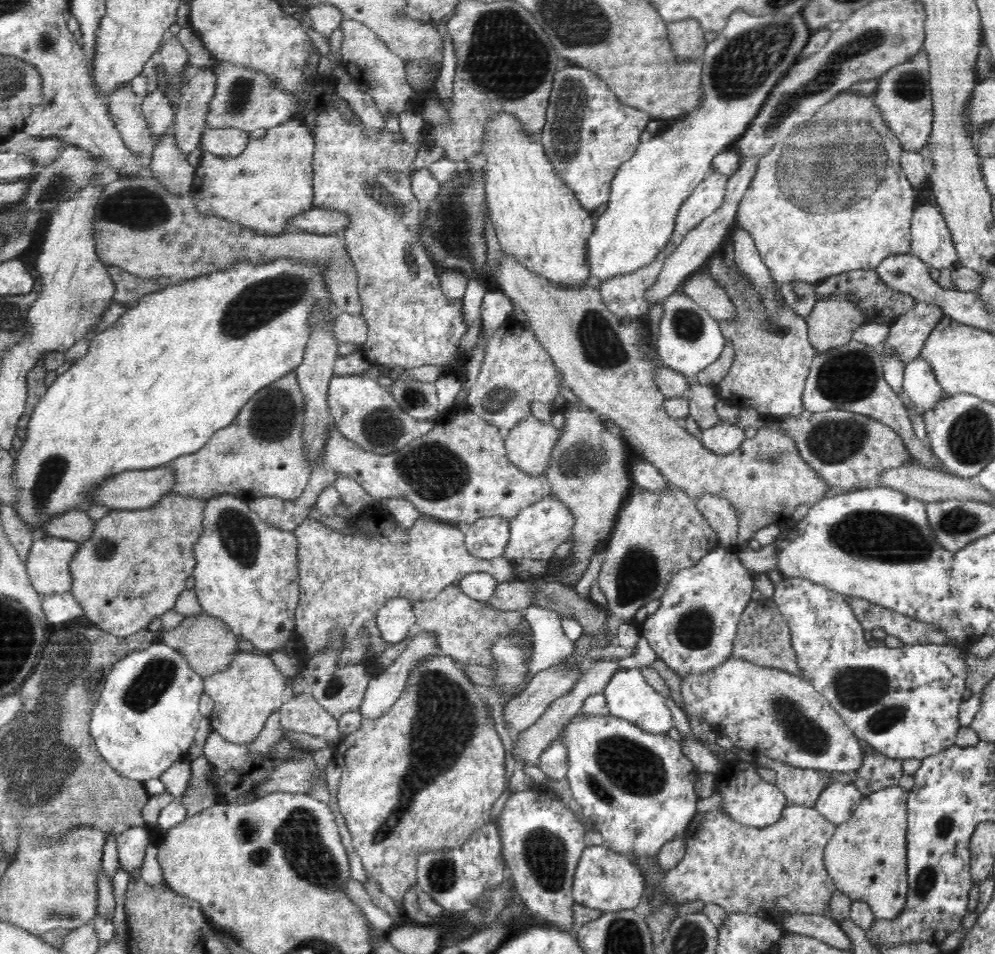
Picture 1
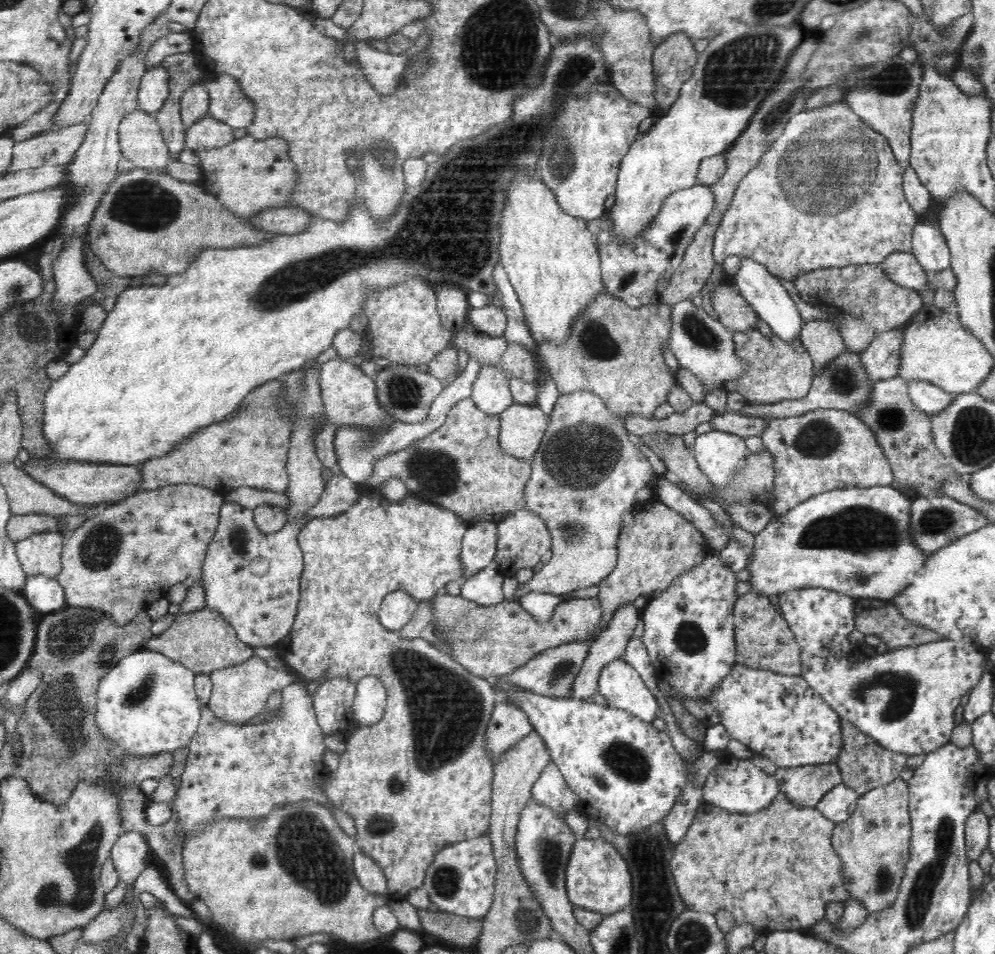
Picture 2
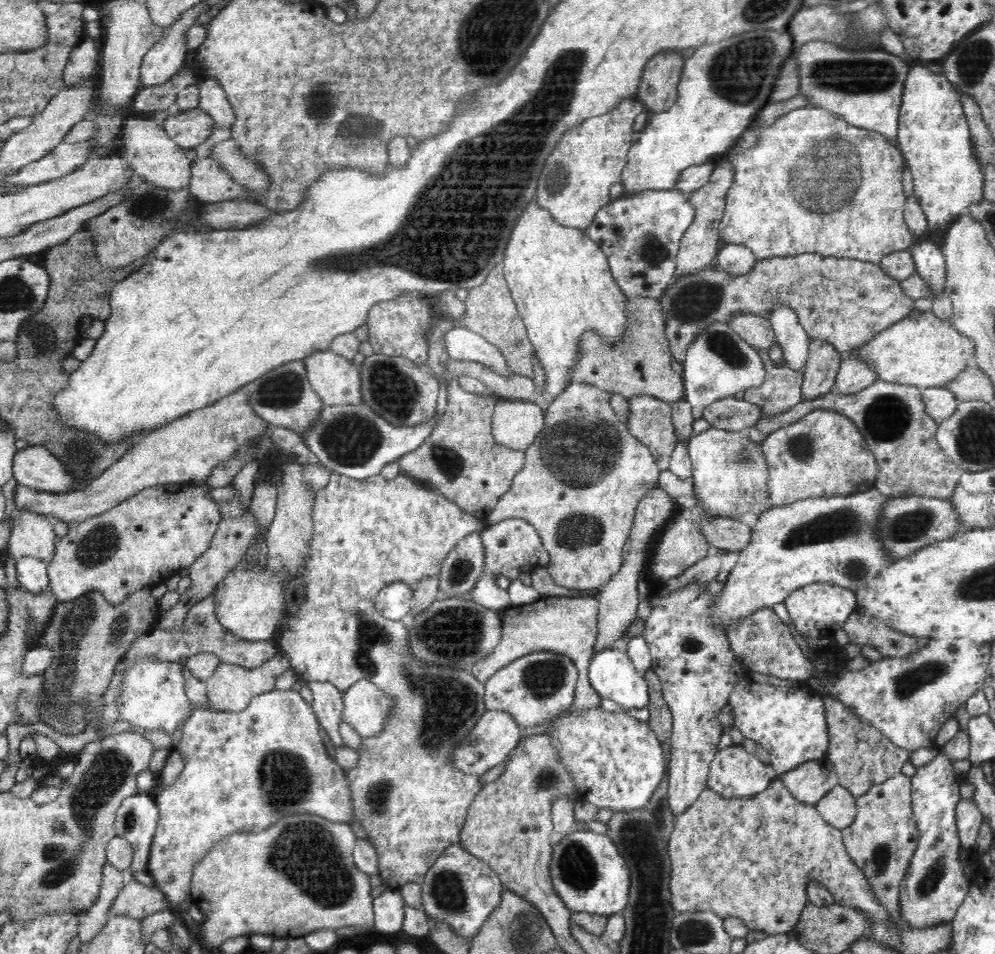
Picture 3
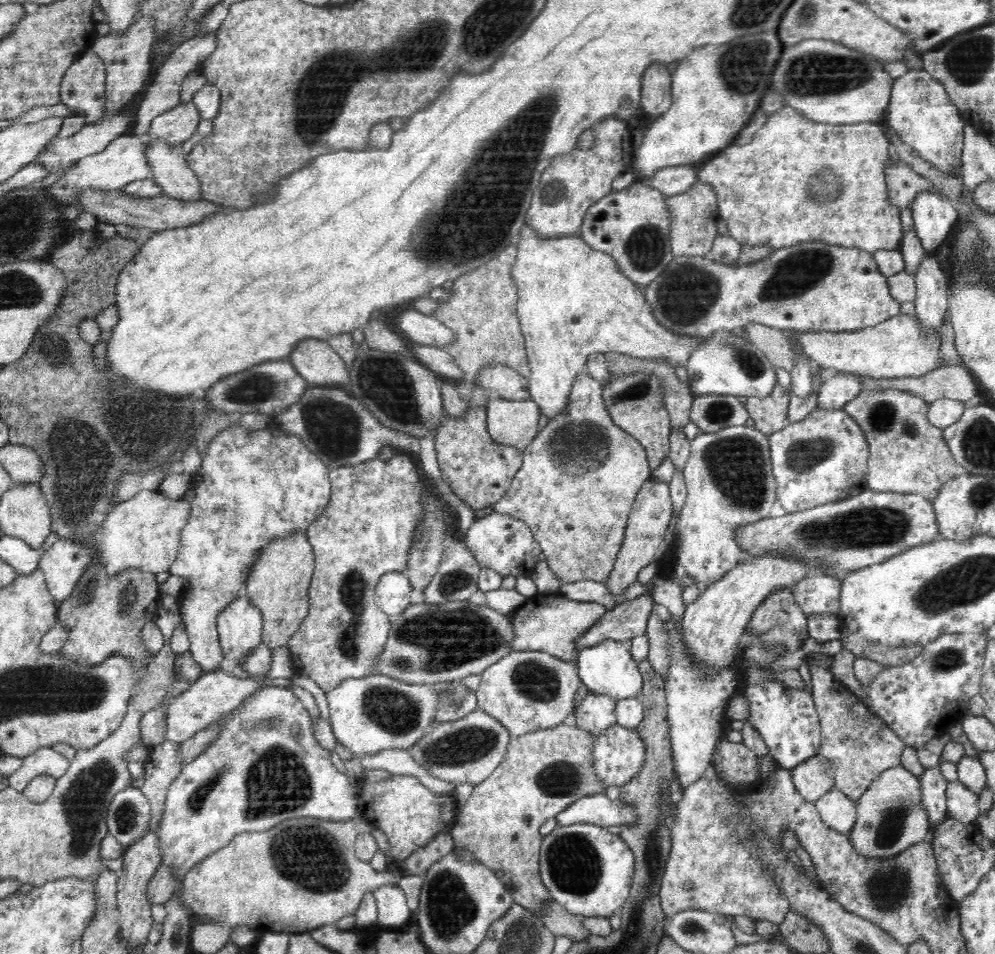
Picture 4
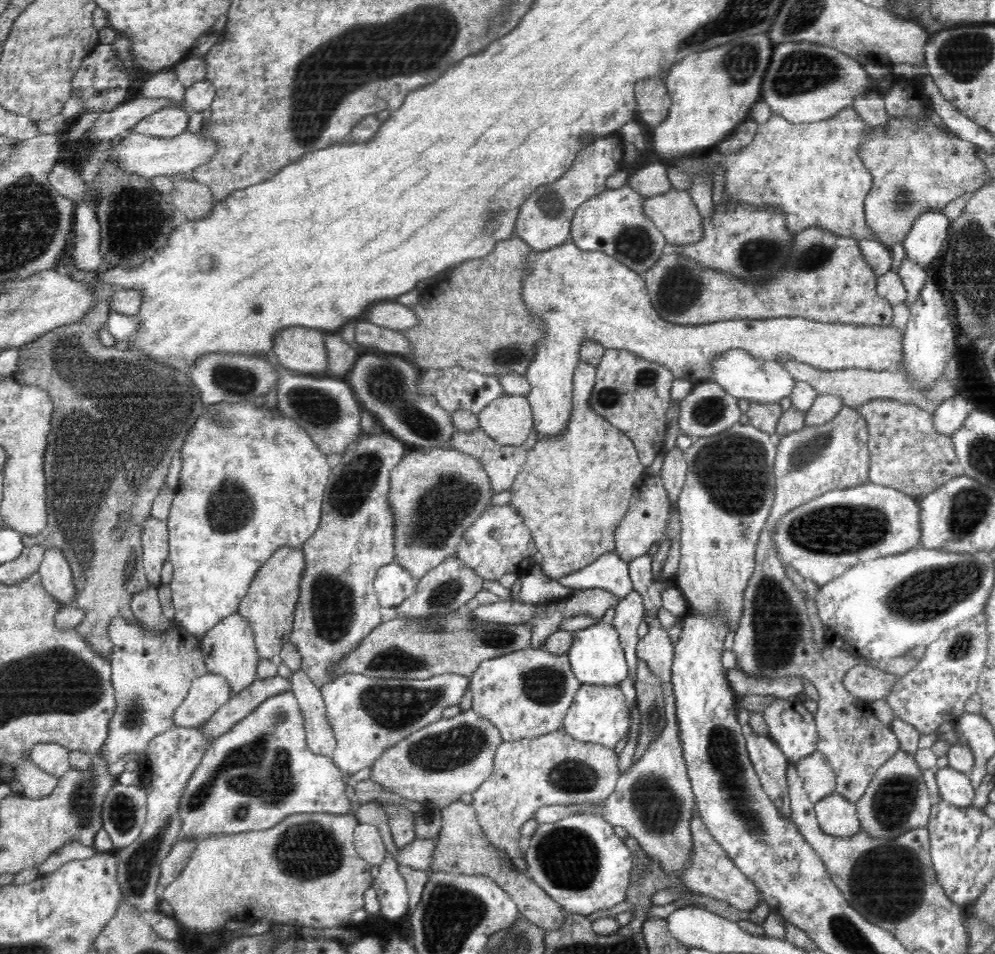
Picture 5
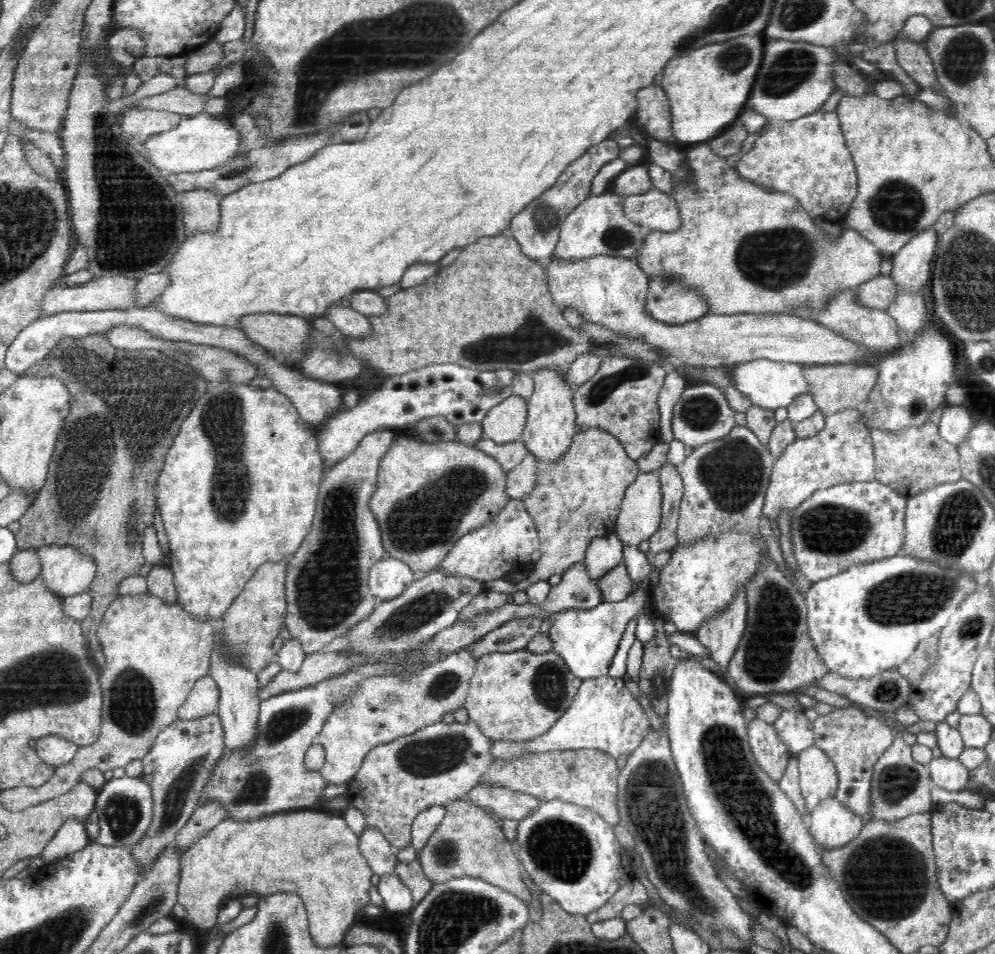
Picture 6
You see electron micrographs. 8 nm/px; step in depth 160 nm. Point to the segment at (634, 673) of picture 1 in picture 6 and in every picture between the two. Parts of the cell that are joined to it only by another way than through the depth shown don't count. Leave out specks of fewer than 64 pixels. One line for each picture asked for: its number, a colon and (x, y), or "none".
2: (620, 684)
3: (612, 674)
4: (608, 668)
5: (596, 656)
6: (587, 639)

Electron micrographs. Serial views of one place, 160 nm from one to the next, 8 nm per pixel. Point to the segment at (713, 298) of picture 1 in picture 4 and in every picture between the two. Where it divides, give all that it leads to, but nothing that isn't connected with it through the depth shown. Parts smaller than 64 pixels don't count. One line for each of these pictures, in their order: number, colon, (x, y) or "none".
2: (733, 310)
3: (756, 331)
4: (772, 342)

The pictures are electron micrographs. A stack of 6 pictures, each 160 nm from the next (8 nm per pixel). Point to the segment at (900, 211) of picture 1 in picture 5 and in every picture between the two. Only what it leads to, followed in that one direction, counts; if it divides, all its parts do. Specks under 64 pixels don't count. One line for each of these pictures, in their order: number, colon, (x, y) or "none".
2: (828, 193)
3: (813, 184)
4: (797, 180)
5: (812, 173)

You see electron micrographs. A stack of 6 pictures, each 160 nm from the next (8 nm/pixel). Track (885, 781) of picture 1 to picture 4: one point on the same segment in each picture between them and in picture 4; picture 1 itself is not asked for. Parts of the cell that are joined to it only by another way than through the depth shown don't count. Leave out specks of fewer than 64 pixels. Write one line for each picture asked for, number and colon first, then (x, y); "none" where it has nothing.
2: (864, 765)
3: (862, 757)
4: (859, 745)

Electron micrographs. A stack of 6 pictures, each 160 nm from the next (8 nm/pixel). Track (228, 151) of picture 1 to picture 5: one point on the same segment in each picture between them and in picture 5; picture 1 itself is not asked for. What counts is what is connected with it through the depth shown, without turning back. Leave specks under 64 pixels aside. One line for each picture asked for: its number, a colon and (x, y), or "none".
2: (207, 134)
3: (188, 130)
4: (176, 125)
5: (170, 122)

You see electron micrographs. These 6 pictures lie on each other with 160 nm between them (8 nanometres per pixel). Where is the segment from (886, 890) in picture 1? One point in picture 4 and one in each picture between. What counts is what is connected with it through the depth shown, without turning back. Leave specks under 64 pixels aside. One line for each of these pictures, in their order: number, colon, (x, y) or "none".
2: (872, 845)
3: (882, 839)
4: (890, 819)

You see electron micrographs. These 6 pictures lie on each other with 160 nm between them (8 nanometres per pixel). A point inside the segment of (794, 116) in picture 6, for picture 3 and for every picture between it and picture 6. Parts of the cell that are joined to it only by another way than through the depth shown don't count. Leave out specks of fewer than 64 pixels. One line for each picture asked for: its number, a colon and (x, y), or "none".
3: (866, 89)
4: (830, 83)
5: (805, 82)

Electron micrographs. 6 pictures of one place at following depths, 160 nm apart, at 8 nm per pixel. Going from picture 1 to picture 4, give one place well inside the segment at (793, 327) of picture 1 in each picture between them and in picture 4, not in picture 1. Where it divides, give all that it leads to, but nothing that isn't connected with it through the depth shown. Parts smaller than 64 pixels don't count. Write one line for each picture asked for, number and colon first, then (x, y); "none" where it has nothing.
2: (777, 369)
3: (782, 388)
4: (769, 413)

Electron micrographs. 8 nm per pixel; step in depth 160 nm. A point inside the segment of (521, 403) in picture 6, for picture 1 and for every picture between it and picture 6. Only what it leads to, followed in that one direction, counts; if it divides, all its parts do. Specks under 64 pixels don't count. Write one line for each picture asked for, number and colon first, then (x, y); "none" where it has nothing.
1: (529, 446)
2: (522, 427)
3: (516, 423)
4: (512, 423)
5: (508, 420)

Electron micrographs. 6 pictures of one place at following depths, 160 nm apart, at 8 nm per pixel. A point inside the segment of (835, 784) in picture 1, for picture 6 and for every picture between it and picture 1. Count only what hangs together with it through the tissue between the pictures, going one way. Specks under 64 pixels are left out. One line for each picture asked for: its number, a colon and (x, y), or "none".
2: (837, 804)
3: (838, 808)
4: (838, 811)
5: (836, 815)
6: (831, 824)

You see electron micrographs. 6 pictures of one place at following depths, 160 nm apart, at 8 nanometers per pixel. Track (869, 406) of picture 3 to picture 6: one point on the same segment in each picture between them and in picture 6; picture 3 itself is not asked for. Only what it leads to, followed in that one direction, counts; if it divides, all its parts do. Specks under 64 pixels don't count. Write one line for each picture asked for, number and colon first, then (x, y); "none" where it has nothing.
4: (907, 454)
5: (907, 453)
6: (915, 459)

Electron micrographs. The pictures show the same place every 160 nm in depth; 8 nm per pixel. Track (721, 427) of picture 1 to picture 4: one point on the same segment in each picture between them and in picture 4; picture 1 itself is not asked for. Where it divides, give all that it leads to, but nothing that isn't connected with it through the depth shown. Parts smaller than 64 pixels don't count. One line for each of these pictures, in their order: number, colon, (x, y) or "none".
2: (720, 455)
3: (730, 474)
4: (729, 478)

